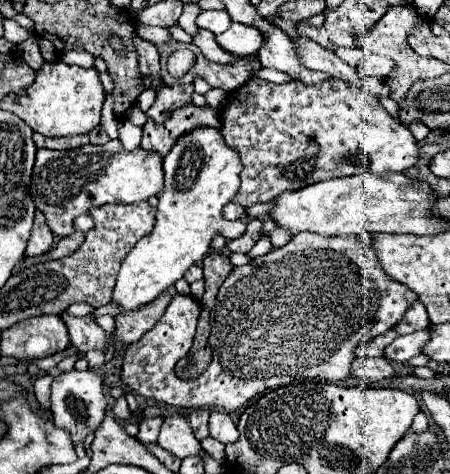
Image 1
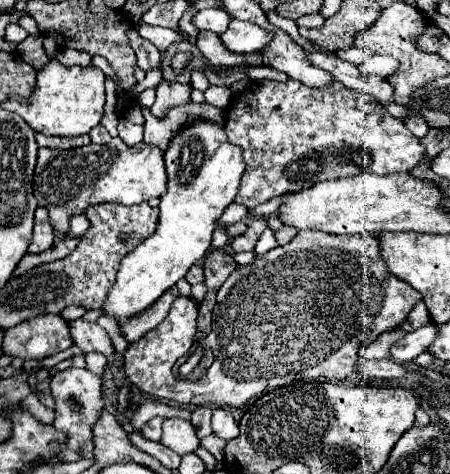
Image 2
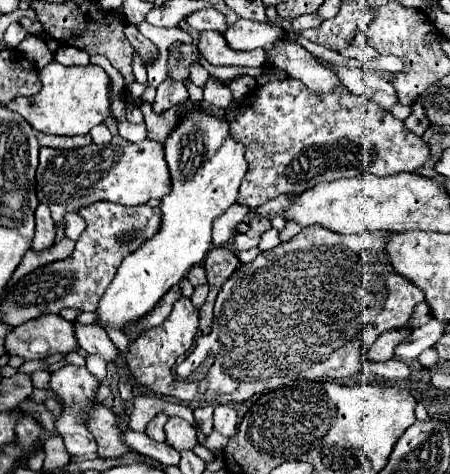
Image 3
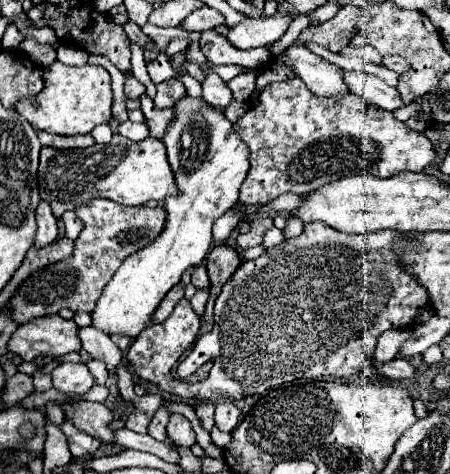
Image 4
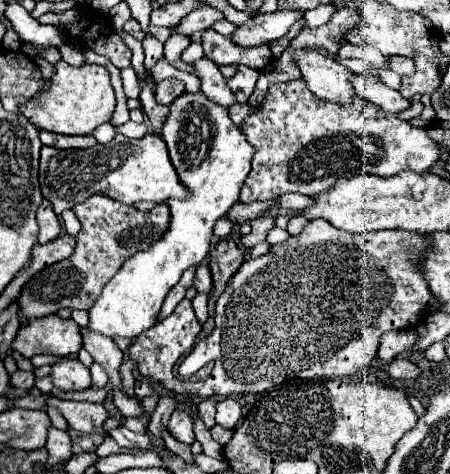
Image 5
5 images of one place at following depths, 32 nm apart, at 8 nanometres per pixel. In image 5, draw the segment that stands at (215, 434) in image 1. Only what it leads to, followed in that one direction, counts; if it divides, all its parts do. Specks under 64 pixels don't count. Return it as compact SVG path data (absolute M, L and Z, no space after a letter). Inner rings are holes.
M224 398L216 404L216 424L220 424L226 430L232 430L240 420L242 408L234 398Z

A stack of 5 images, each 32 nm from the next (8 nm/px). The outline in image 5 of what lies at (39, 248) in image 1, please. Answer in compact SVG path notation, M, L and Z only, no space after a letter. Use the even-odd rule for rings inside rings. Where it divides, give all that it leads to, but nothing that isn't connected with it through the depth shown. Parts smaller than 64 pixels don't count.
M42 200L42 204L38 206L36 220L38 220L38 226L40 226L38 244L48 244L54 238L58 238L58 234L60 234L60 222L58 222L58 216L54 214L54 210L52 210L52 206L50 206L48 200Z

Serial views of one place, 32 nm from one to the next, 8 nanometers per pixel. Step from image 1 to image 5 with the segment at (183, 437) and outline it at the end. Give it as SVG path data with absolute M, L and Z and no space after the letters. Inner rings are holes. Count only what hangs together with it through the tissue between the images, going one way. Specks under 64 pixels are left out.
M172 412L172 418L168 422L168 432L180 440L182 444L192 444L194 442L194 432L192 432L192 420L184 412Z

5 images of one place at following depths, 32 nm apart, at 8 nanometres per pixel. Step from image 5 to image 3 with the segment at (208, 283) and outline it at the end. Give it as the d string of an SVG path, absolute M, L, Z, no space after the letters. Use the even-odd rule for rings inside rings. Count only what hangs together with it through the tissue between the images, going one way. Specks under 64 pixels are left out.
M192 266L186 278L188 278L188 282L190 282L192 286L198 286L198 284L206 284L206 276L204 276L204 266Z

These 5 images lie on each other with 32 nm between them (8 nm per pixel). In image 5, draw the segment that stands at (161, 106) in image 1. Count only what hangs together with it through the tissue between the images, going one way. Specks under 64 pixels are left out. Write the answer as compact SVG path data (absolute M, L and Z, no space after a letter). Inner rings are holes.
M174 78L160 82L156 86L156 102L162 106L170 106L172 100L176 100L176 96L182 96L182 94L184 94L184 84Z

